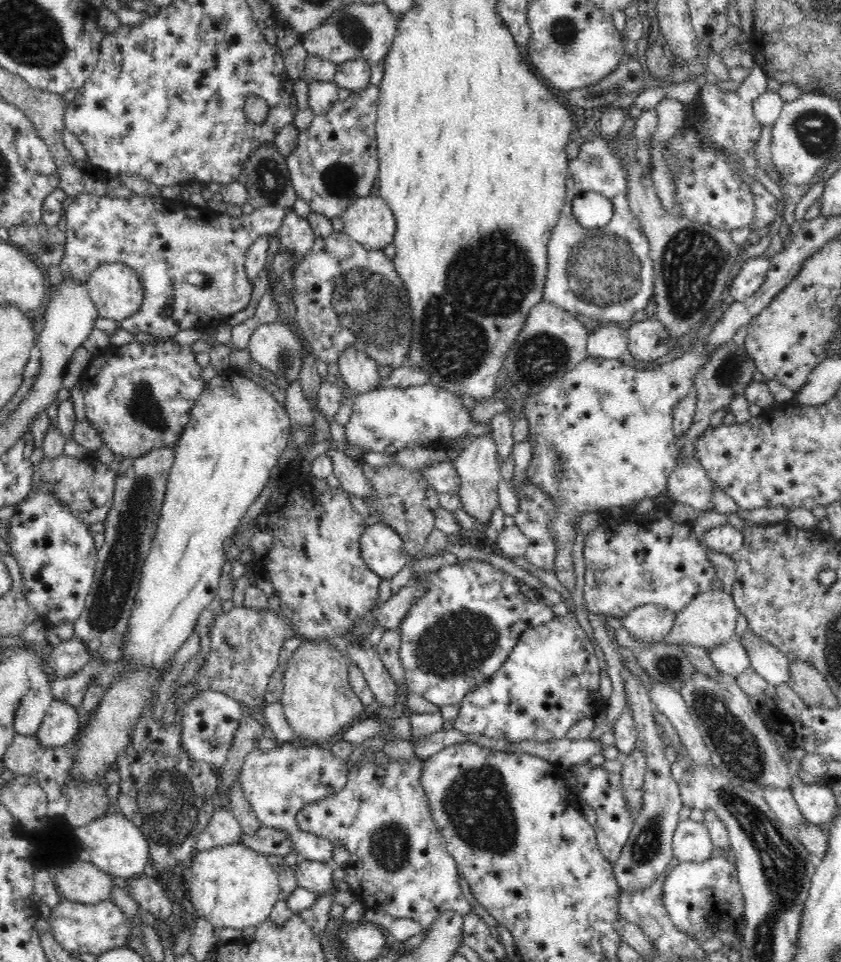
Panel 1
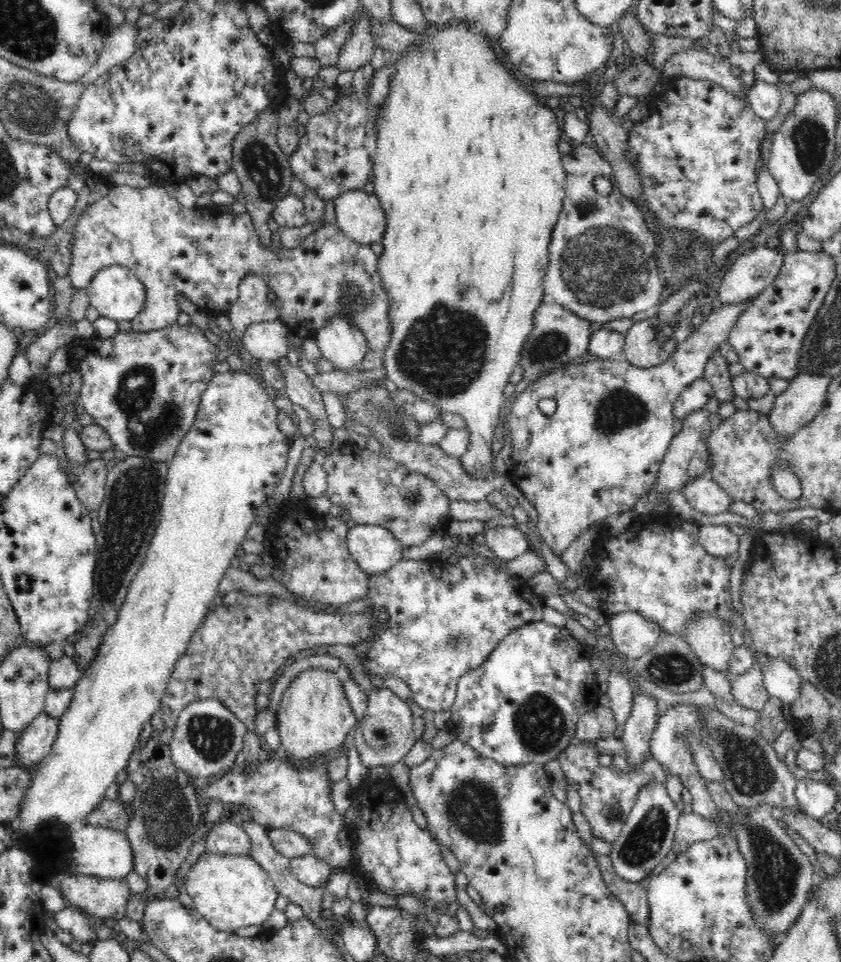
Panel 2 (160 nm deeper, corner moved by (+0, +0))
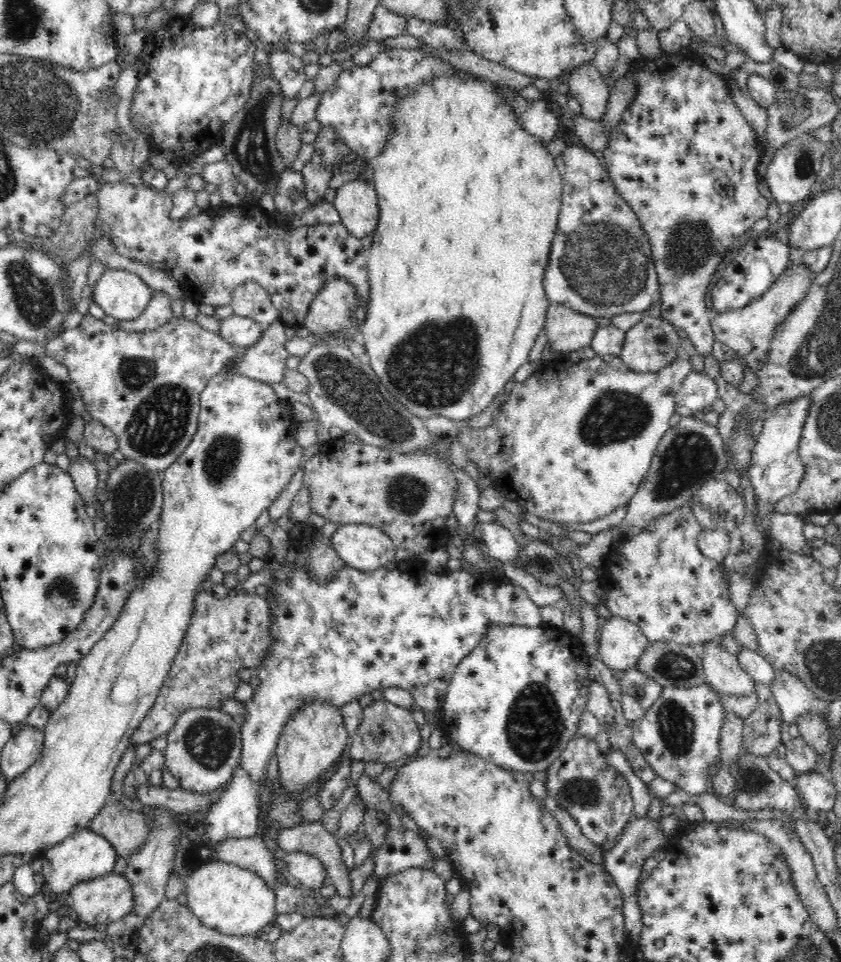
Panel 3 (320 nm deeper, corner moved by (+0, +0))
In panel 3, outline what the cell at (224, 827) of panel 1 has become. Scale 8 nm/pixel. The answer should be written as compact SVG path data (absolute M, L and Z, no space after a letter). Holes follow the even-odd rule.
M260 835L226 840L218 844L212 859L237 864L254 872L274 891L281 887L274 854Z

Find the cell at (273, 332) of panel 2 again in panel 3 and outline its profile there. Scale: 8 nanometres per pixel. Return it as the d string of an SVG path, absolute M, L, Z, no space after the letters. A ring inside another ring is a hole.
M234 313L228 318L221 319L219 323L221 338L230 344L242 346L243 348L250 348L250 346L258 344L262 340L263 330L267 327L266 324L254 322L252 319Z

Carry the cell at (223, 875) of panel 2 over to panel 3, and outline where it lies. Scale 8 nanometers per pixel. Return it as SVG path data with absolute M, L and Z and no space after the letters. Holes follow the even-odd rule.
M208 860L186 877L184 891L187 907L204 926L230 936L257 935L277 917L275 891L261 876L237 864Z

